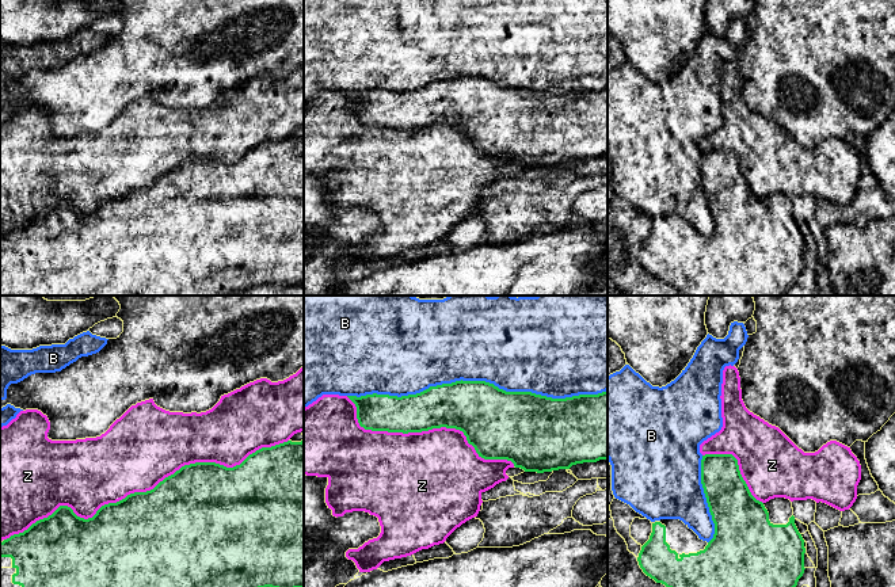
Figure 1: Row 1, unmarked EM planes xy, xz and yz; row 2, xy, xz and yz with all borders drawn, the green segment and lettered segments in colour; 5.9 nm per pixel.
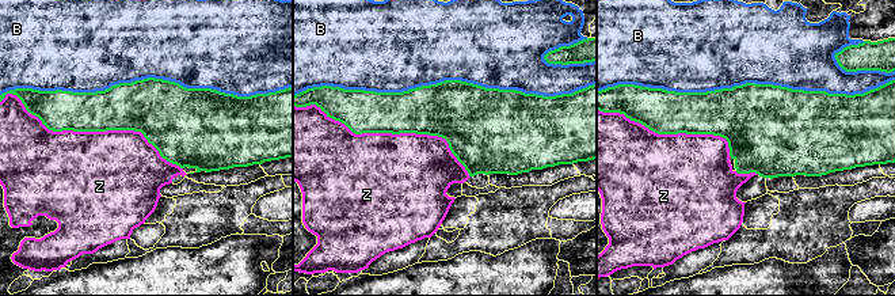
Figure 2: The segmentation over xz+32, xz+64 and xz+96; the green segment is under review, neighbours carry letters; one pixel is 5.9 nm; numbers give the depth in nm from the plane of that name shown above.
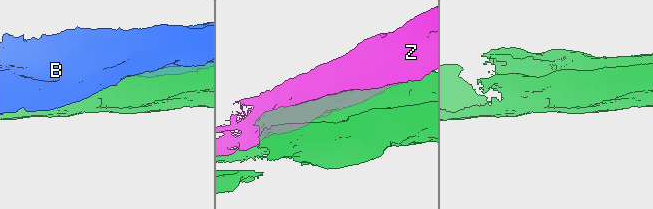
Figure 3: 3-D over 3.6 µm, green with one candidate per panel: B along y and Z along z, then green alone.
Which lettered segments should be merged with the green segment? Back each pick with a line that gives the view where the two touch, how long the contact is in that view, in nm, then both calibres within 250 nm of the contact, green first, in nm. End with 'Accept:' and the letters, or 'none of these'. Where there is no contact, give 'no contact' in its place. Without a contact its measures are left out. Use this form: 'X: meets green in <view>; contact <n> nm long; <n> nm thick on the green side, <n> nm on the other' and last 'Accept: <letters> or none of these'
Accept: none of these

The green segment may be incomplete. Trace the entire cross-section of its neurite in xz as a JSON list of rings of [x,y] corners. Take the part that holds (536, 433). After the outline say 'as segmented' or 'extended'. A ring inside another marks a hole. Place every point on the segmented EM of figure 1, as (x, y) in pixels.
[[[461,380],[401,397],[377,393],[347,397],[355,404],[358,423],[365,430],[408,434],[441,427],[456,428],[464,432],[479,457],[507,460],[525,472],[544,473],[608,460],[608,390],[598,394],[552,399],[532,392],[506,392],[485,381]]]; as segmented

